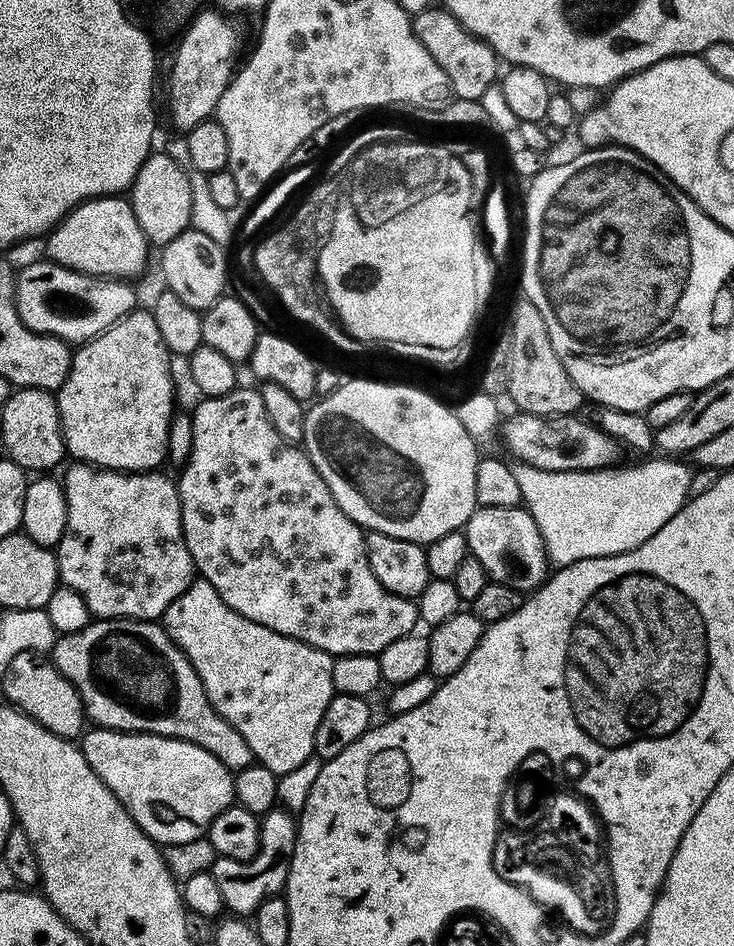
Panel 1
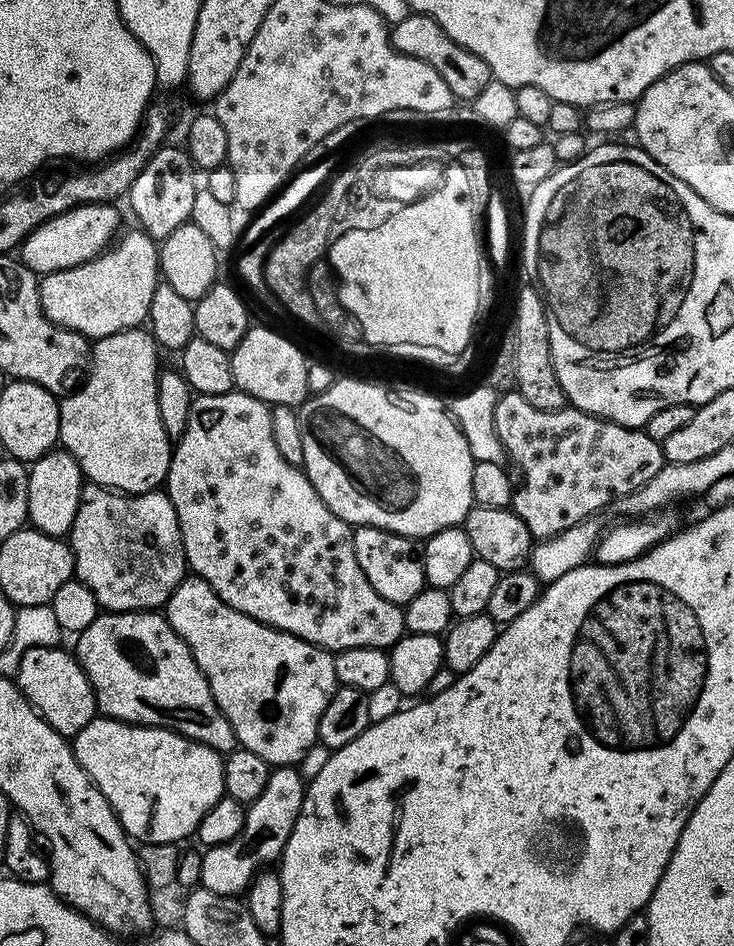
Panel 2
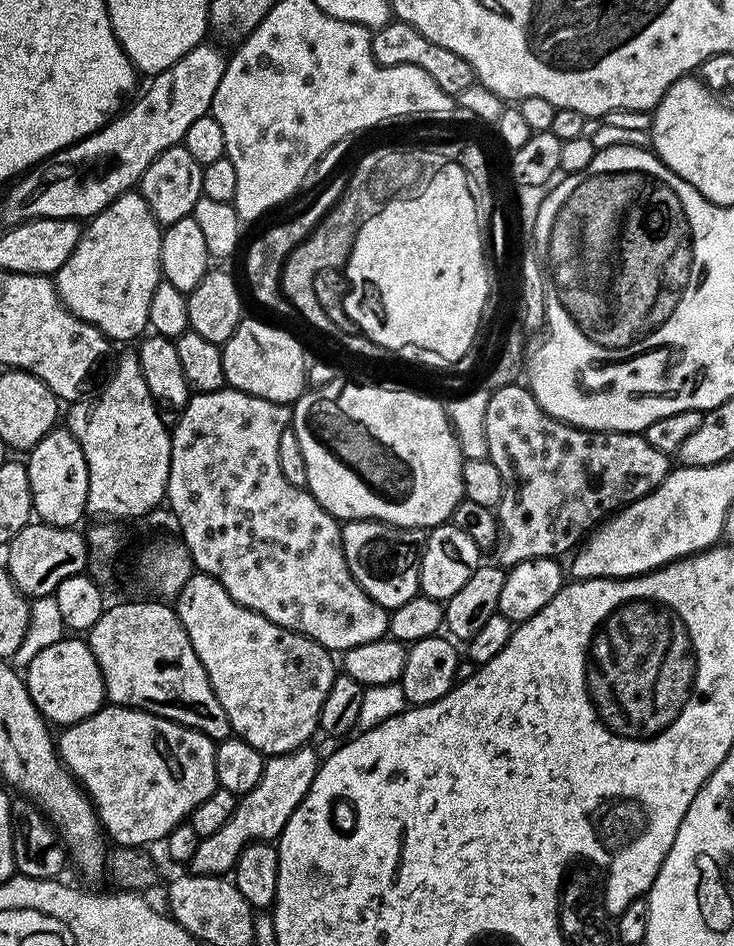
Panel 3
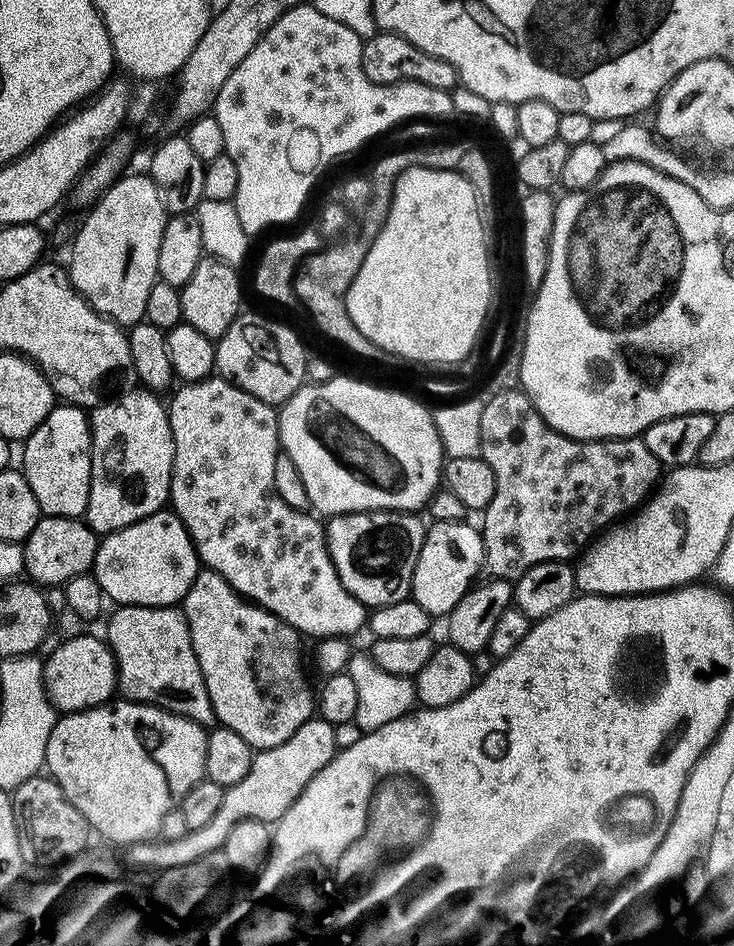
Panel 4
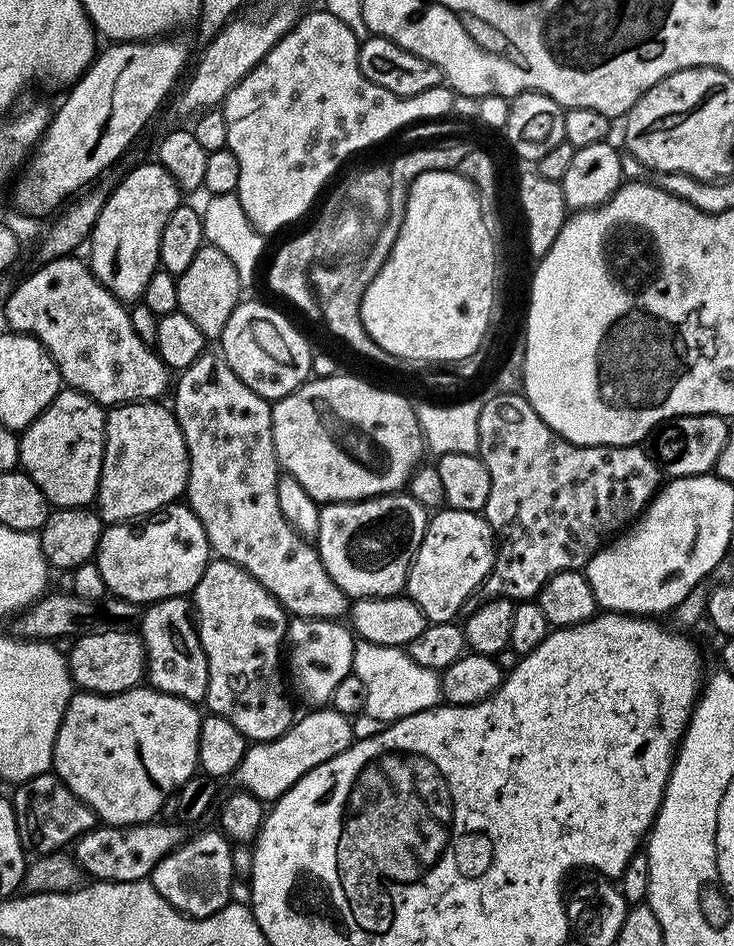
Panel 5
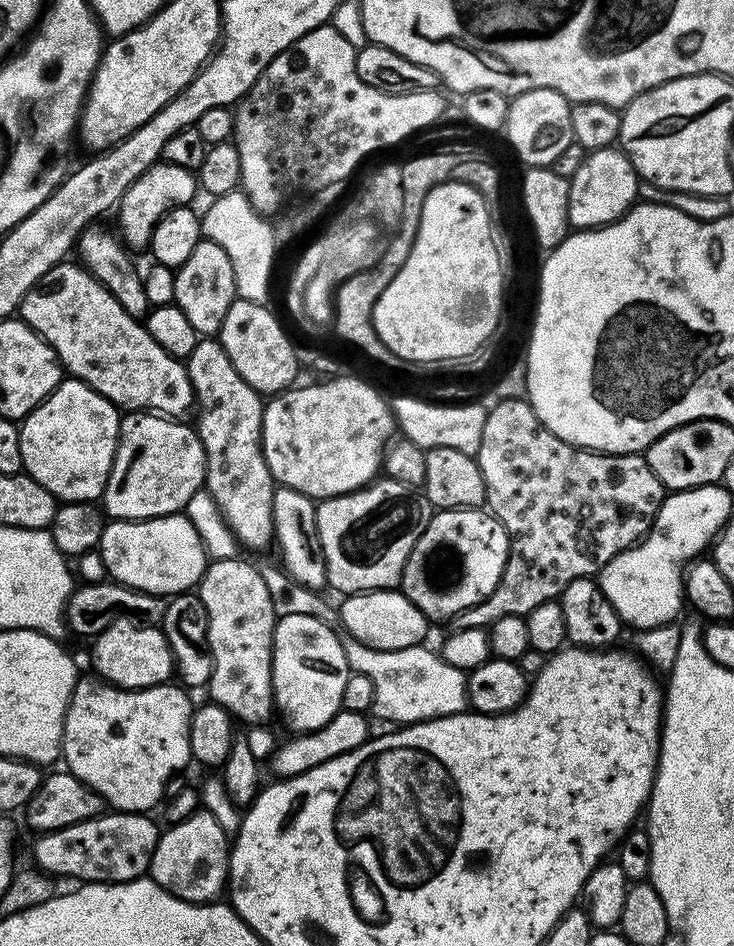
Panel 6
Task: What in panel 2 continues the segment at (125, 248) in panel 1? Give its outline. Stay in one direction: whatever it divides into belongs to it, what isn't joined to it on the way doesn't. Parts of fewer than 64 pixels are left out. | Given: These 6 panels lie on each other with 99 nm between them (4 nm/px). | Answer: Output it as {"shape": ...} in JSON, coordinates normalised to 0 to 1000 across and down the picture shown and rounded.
{"shape":[[[113,216],[94,224],[79,226],[50,239],[25,263],[25,274],[42,288],[64,290],[83,288],[120,275],[128,275],[159,253],[163,224],[153,216]]]}

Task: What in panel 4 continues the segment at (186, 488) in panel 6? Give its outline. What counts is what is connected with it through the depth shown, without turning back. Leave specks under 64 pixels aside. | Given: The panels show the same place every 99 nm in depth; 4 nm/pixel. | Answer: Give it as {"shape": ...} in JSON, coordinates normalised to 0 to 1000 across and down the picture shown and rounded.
{"shape":[[[193,412],[196,414],[169,414],[159,423],[147,423],[142,428],[127,430],[123,436],[123,447],[125,450],[125,508],[120,519],[120,539],[117,542],[117,553],[131,564],[149,564],[158,562],[163,558],[170,558],[198,545],[215,541],[230,532],[234,519],[234,488],[240,485],[240,473],[234,466],[234,451],[229,445],[229,432],[221,426],[219,421],[211,413]]]}

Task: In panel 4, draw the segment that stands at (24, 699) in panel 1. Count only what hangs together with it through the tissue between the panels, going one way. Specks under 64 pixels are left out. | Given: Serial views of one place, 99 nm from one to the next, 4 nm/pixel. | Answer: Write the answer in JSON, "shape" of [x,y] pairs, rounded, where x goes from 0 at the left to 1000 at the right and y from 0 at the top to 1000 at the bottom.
{"shape":[[[98,672],[93,678],[82,679],[64,695],[60,702],[64,736],[83,754],[112,753],[154,739],[153,730],[157,733],[161,727],[161,703],[151,684],[138,673],[136,677],[131,672]]]}

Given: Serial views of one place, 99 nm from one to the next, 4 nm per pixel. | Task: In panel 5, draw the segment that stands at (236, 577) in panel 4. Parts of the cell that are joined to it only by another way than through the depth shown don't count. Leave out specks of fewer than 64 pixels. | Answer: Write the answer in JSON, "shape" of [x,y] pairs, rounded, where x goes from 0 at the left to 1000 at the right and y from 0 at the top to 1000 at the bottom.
{"shape":[[[279,374],[238,399],[240,445],[256,473],[256,515],[253,533],[274,550],[287,582],[298,591],[334,600],[371,628],[388,648],[399,652],[429,652],[433,655],[463,653],[477,643],[475,631],[450,611],[436,593],[435,582],[392,553],[379,535],[376,510],[379,487],[371,471],[371,427],[357,422],[298,374]]]}

